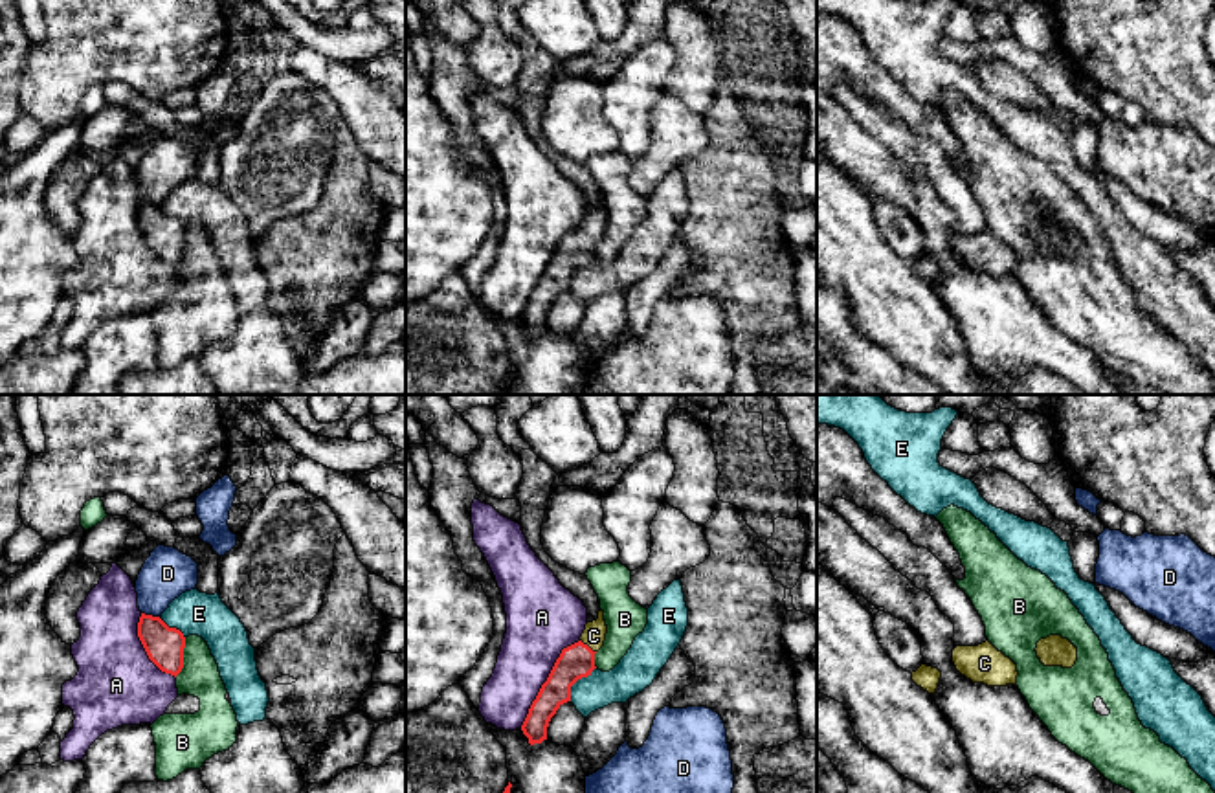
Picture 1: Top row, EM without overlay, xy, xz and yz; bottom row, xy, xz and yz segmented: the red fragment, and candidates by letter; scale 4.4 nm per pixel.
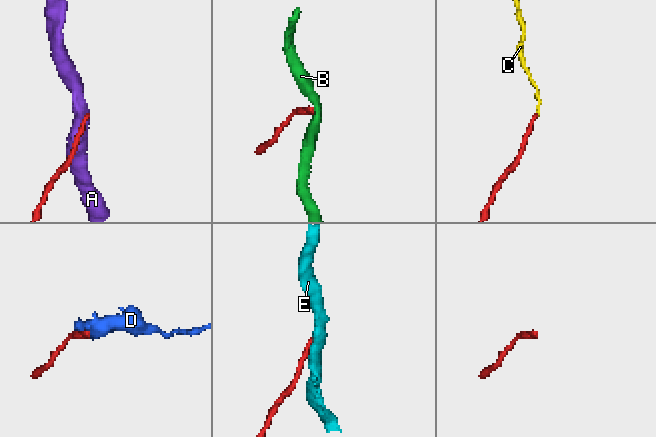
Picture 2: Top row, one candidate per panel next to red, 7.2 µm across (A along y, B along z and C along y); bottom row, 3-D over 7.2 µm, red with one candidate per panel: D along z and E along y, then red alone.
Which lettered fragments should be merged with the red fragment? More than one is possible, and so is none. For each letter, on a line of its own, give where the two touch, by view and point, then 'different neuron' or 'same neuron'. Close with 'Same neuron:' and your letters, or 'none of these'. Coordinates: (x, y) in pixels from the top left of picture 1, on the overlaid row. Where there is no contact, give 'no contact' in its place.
A: contact xz (546, 681); different neuron
B: contact xy (182, 658); different neuron
C: contact xz (586, 645); same neuron
D: contact xy (151, 615); different neuron
E: contact xz (577, 680); different neuron
Same neuron: C

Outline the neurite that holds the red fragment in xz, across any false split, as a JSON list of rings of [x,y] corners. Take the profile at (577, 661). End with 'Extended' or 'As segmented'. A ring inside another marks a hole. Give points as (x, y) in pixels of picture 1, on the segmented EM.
[[[600,609],[598,619],[585,624],[580,641],[562,650],[521,725],[530,745],[547,740],[551,718],[571,701],[571,687],[596,668],[595,653],[604,646],[606,633],[608,626]]]. Extended

